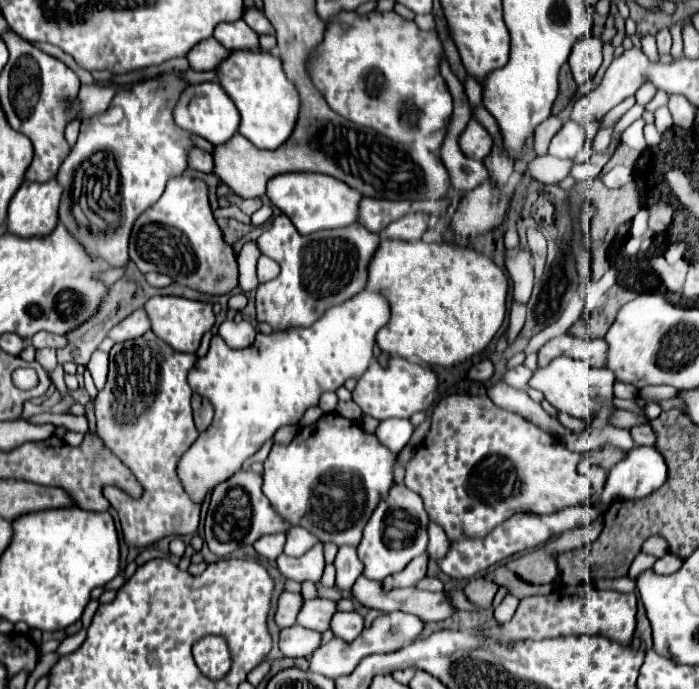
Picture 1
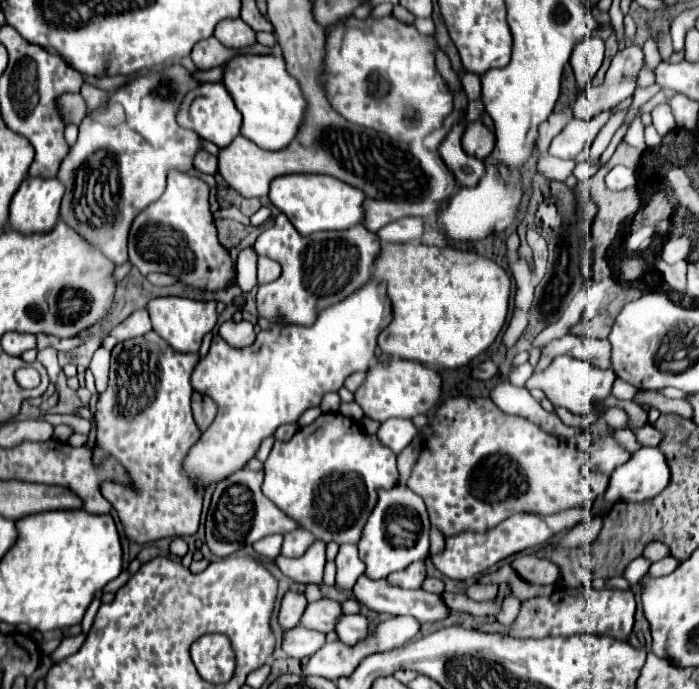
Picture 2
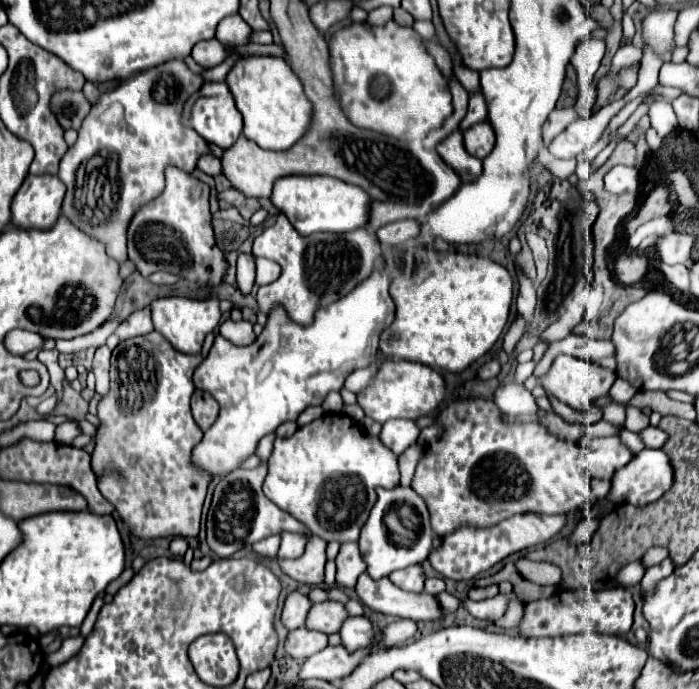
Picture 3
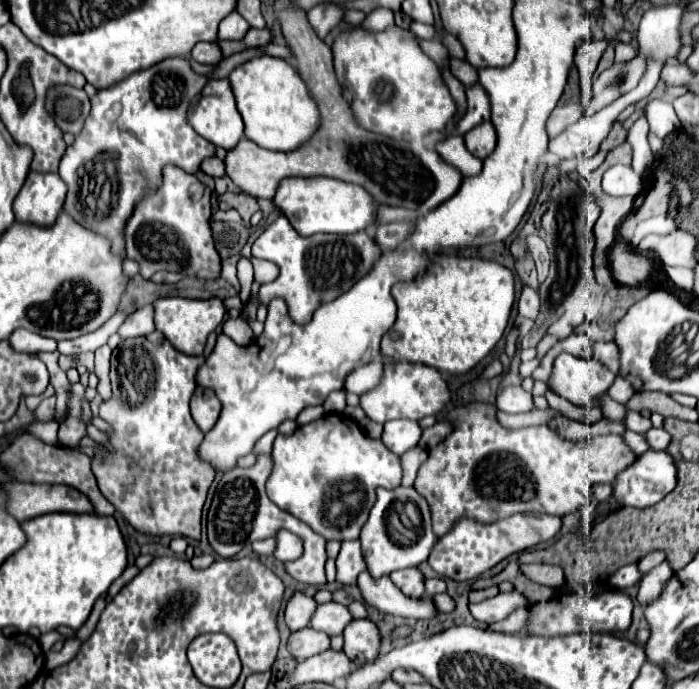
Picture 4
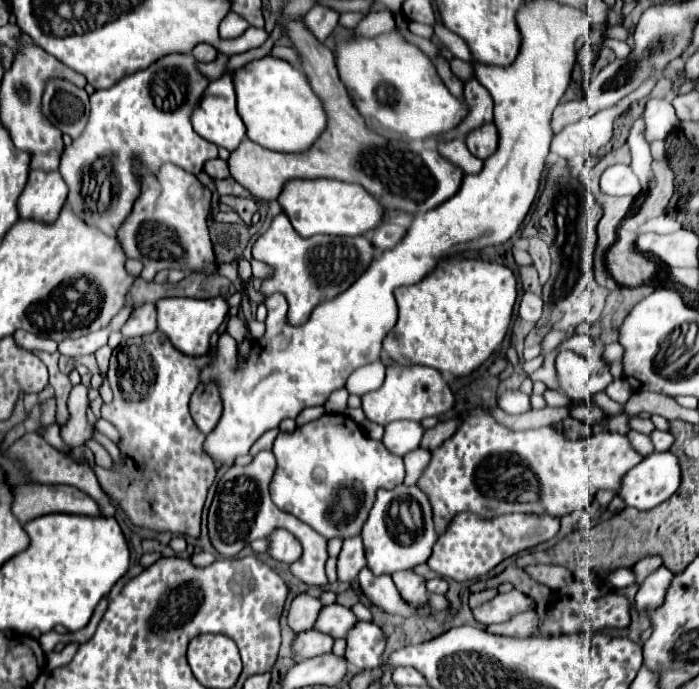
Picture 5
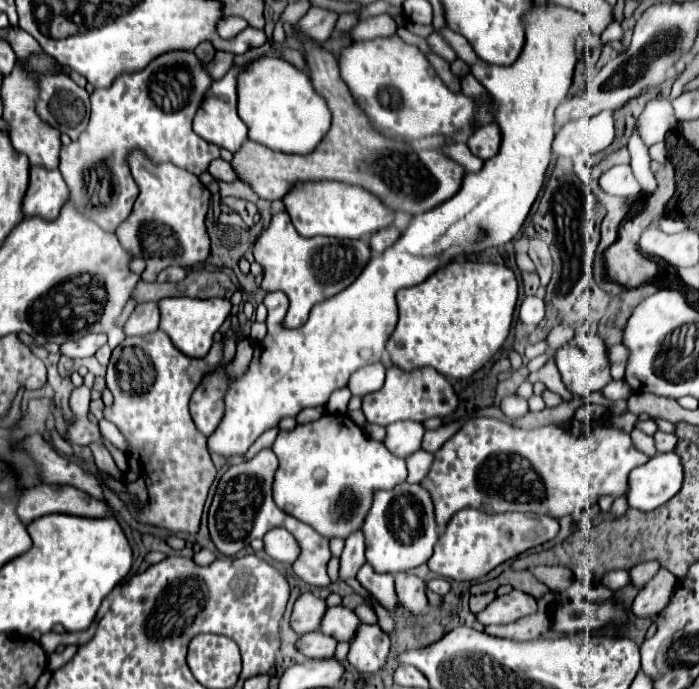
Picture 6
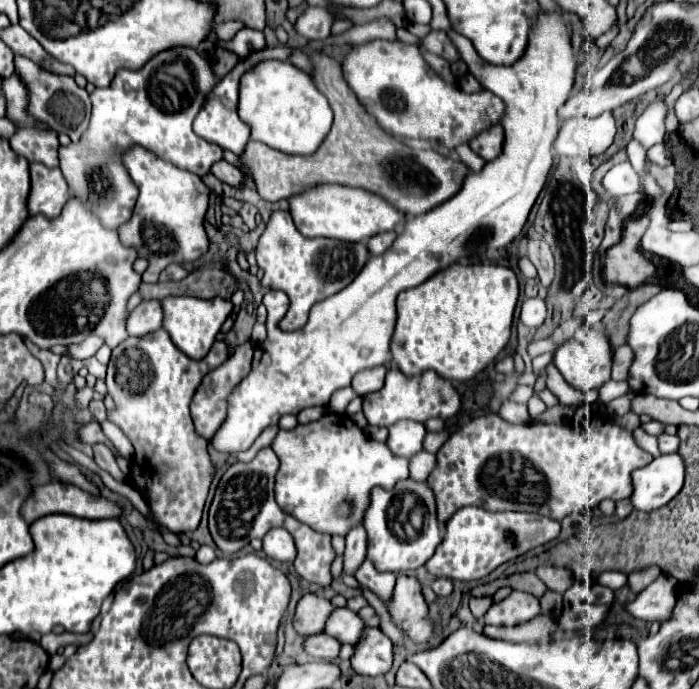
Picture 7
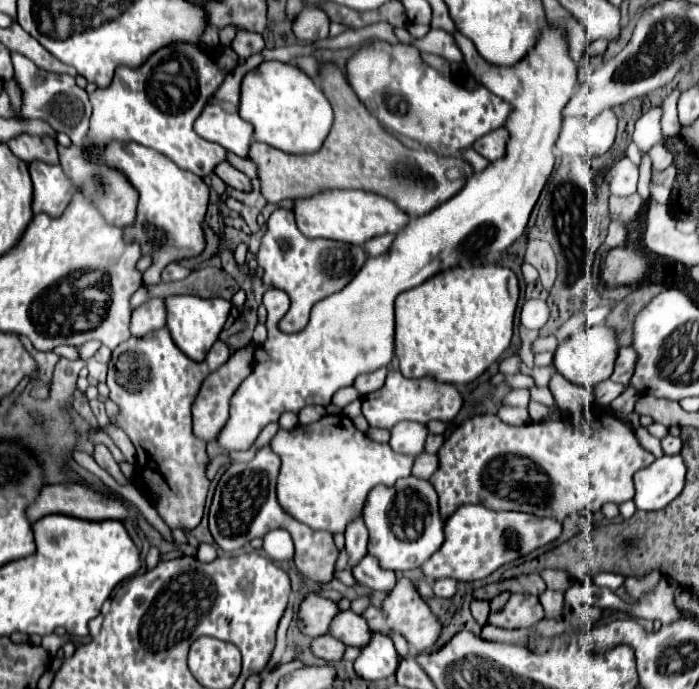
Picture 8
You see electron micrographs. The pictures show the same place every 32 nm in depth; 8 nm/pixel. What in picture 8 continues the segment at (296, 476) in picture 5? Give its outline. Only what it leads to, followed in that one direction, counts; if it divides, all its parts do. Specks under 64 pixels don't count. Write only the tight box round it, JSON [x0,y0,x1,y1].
[270,414,414,534]

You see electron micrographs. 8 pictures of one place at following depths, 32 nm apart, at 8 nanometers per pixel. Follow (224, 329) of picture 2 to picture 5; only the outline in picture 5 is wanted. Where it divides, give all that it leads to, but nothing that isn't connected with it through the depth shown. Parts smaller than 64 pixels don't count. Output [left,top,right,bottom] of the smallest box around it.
[226,318,250,344]

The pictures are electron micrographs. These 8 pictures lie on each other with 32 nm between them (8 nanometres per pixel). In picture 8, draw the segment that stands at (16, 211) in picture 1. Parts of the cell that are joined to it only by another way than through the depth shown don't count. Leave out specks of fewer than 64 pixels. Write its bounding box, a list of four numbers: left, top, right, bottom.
[30,162,74,216]

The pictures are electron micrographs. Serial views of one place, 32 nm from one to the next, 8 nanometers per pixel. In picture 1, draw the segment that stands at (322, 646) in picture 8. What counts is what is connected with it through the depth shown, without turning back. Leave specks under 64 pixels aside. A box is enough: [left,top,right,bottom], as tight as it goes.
[278,624,320,658]

